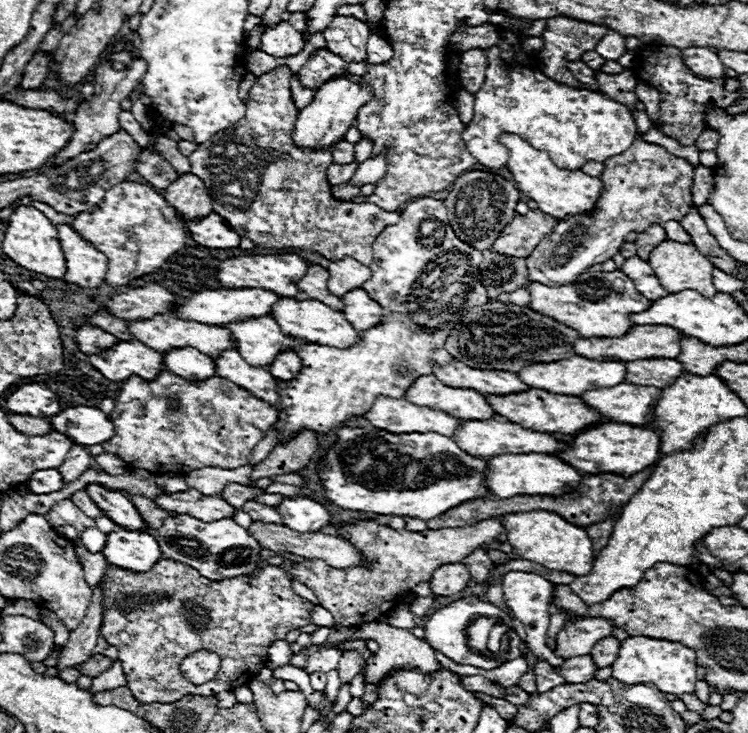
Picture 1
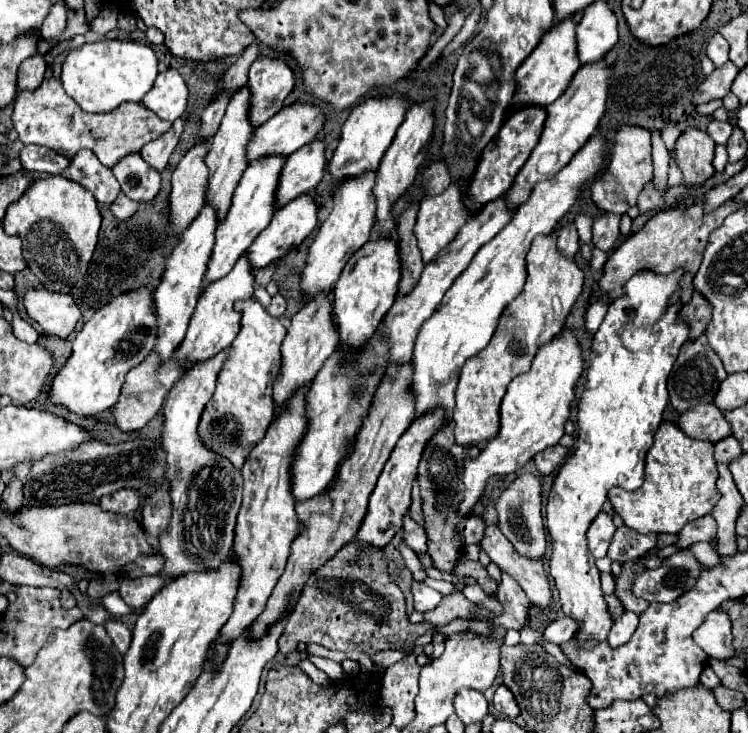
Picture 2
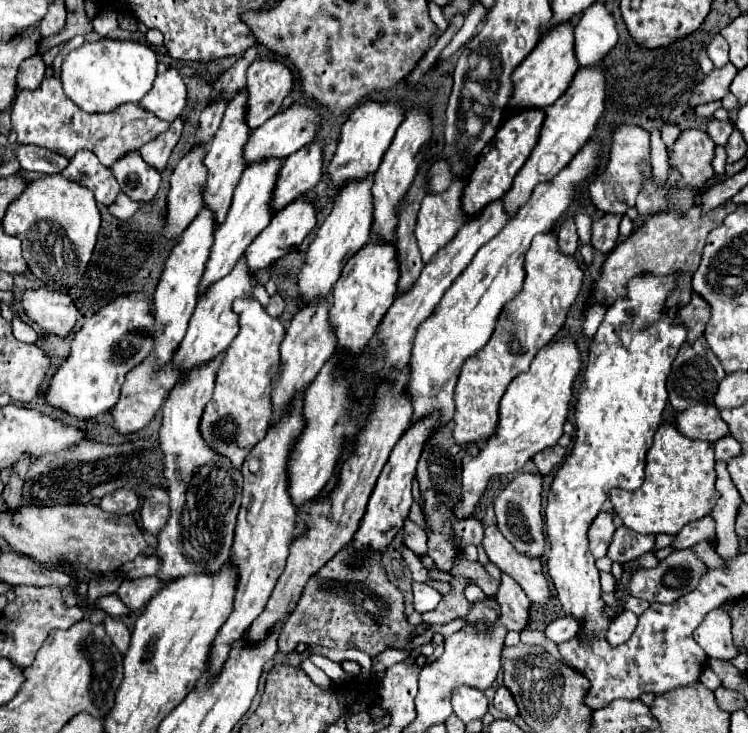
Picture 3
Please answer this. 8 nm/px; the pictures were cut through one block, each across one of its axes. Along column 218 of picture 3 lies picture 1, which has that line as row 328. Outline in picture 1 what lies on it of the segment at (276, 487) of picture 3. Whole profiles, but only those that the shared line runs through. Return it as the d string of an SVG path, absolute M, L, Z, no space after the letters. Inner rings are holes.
M634 326L628 334L620 338L576 338L574 350L578 356L590 360L644 360L644 358L676 358L680 352L680 338L682 334L668 326Z

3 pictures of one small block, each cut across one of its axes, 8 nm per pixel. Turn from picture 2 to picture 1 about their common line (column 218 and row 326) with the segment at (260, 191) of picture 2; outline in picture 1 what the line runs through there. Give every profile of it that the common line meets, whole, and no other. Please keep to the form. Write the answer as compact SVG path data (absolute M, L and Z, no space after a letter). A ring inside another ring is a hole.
M268 316L248 318L244 322L230 322L230 326L226 328L232 332L238 344L238 354L254 366L268 366L276 358L276 352L294 350L294 346L304 342L300 338L284 336L276 320Z

